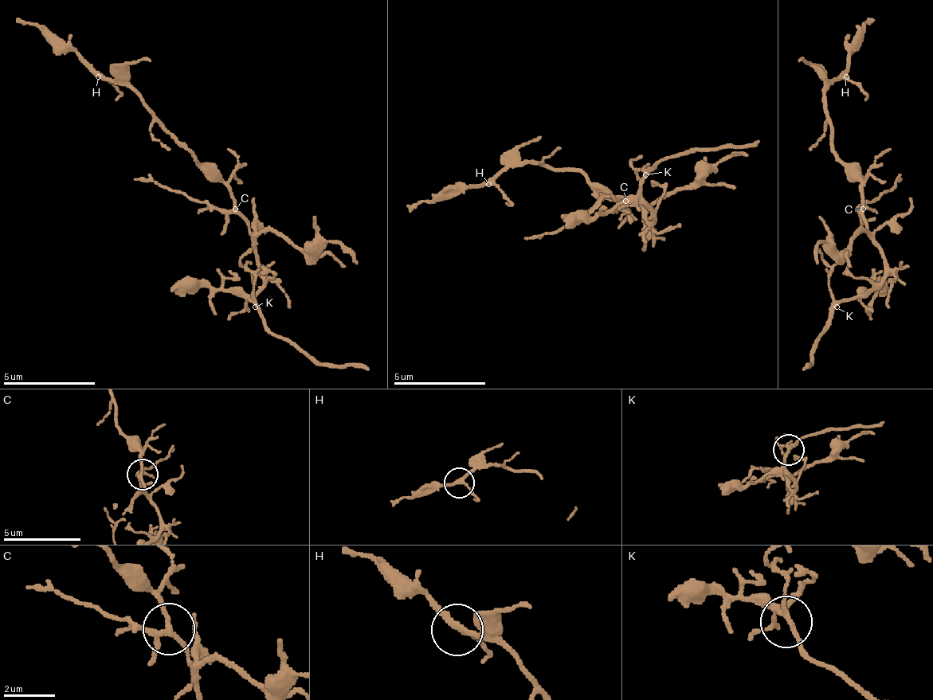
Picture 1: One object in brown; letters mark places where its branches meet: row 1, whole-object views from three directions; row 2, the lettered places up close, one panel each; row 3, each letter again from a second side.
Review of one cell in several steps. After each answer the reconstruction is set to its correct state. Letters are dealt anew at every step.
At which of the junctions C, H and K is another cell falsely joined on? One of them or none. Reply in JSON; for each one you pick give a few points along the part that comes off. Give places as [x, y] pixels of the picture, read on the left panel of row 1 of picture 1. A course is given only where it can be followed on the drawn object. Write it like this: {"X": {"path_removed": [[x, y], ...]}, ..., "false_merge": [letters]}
{"false_merge": []}

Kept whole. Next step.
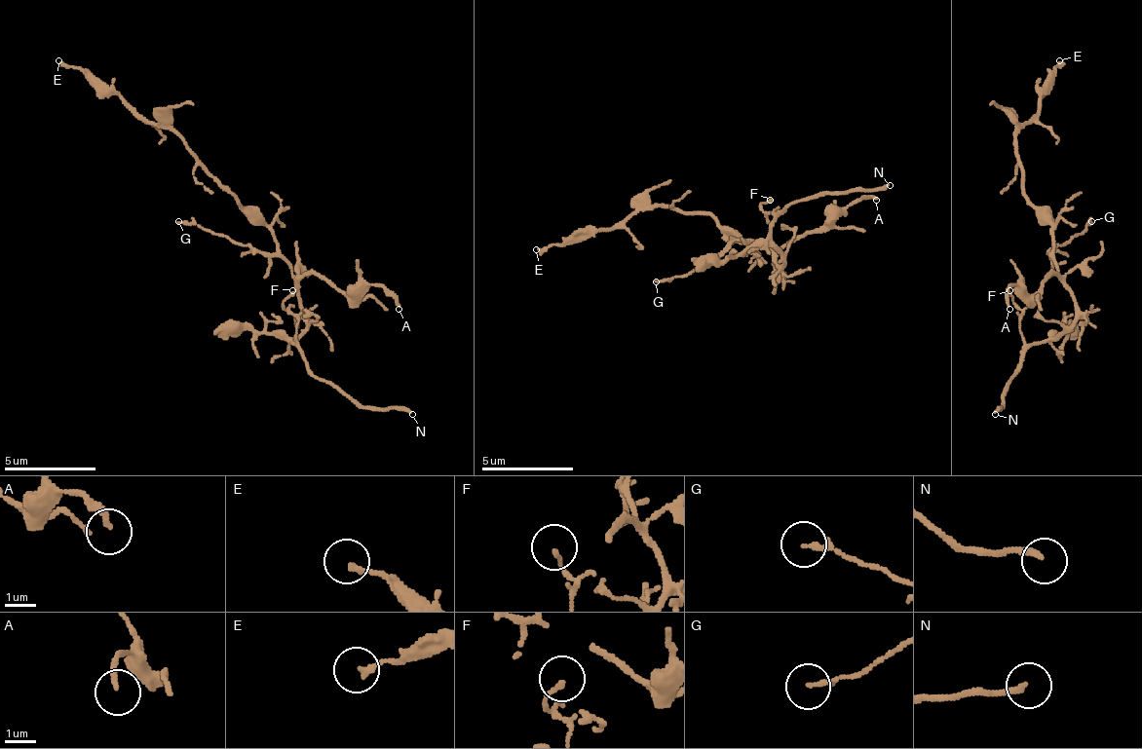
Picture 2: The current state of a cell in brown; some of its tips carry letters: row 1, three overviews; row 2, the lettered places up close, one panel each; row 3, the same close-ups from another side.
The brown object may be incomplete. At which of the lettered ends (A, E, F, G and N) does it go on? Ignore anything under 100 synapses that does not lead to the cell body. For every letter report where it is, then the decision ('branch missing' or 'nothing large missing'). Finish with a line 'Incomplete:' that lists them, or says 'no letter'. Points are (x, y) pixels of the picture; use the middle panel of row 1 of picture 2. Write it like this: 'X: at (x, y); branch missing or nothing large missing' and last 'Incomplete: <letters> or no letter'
A: at (876, 200); nothing large missing
E: at (536, 249); nothing large missing
F: at (770, 200); nothing large missing
G: at (656, 281); nothing large missing
N: at (890, 185); branch missing
Incomplete: N

